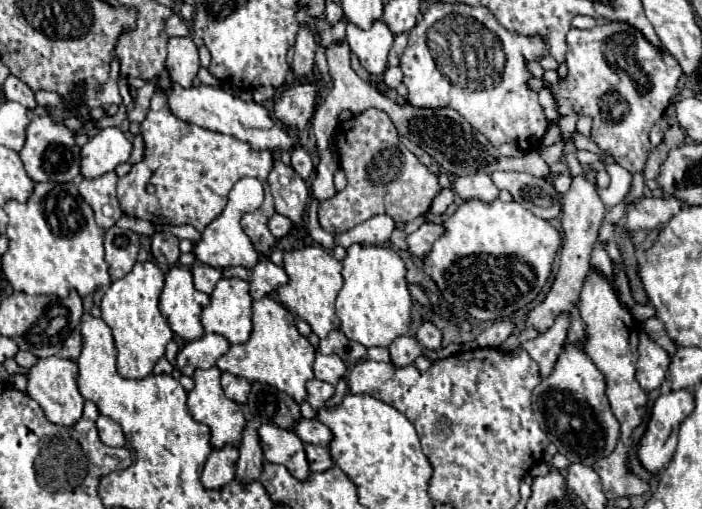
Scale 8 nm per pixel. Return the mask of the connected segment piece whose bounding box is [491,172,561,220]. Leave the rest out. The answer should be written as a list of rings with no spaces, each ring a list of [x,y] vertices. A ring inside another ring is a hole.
[[[493,172],[491,178],[501,190],[509,190],[513,200],[535,216],[553,220],[561,214],[561,194],[549,180],[525,172]]]

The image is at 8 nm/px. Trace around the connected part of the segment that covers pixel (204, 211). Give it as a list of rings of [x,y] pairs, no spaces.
[[[157,90],[151,98],[147,118],[141,122],[145,140],[145,158],[133,164],[131,172],[117,182],[117,198],[127,216],[143,218],[153,224],[191,224],[199,232],[211,224],[227,204],[227,194],[243,176],[253,176],[265,186],[265,202],[249,214],[243,214],[241,228],[251,238],[261,254],[273,250],[277,238],[271,234],[267,222],[273,210],[273,196],[267,186],[267,176],[273,168],[271,152],[253,152],[245,142],[233,136],[219,134],[175,118],[167,106],[167,94]]]

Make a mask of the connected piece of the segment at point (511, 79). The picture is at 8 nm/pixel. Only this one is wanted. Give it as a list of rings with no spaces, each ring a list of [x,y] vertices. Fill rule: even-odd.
[[[437,2],[431,4],[429,10],[421,16],[417,26],[409,32],[409,46],[401,56],[401,70],[403,70],[403,84],[407,86],[409,94],[407,100],[413,106],[421,108],[435,108],[435,106],[449,106],[457,110],[475,130],[479,130],[493,146],[501,144],[515,144],[523,152],[537,150],[541,146],[541,138],[549,126],[543,108],[537,100],[537,92],[531,90],[529,80],[529,62],[541,62],[543,56],[549,54],[547,38],[543,36],[521,36],[509,32],[499,24],[499,20],[483,6],[467,6],[461,2]]]

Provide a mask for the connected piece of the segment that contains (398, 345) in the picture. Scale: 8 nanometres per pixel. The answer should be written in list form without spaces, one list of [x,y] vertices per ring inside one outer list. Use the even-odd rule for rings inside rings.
[[[399,336],[389,346],[389,352],[391,352],[391,364],[395,368],[403,368],[403,366],[413,364],[415,358],[421,356],[421,346],[411,336]]]

